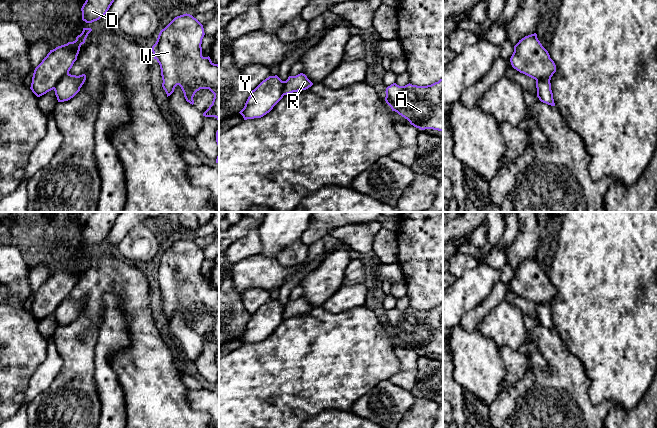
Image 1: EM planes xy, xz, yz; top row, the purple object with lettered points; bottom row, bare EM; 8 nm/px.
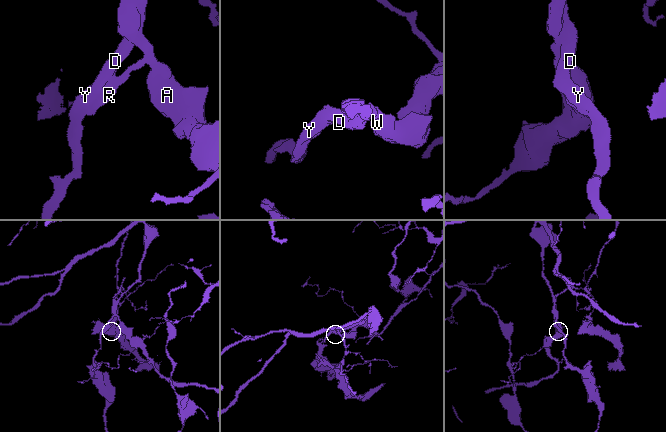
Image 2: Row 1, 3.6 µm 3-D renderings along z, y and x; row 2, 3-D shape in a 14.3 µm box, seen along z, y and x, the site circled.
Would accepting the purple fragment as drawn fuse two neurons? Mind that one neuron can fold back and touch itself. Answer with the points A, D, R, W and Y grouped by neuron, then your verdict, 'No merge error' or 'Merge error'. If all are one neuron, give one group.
Groups: A D R W Y. No merge error

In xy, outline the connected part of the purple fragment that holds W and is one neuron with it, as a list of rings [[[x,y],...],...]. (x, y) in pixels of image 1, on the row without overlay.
[[[183,238],[175,241],[158,259],[156,267],[152,270],[154,283],[160,289],[162,311],[167,321],[170,320],[177,309],[184,317],[187,326],[194,328],[193,321],[200,313],[209,313],[214,322],[212,328],[203,337],[205,341],[215,341],[218,344],[216,366],[219,372],[219,289],[214,288],[210,281],[202,280],[202,263],[204,261],[203,249],[192,239]]]

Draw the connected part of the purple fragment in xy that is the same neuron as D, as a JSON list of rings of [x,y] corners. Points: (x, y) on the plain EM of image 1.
[[[94,212],[81,232],[82,244],[86,247],[99,244],[107,237],[121,213]]]

